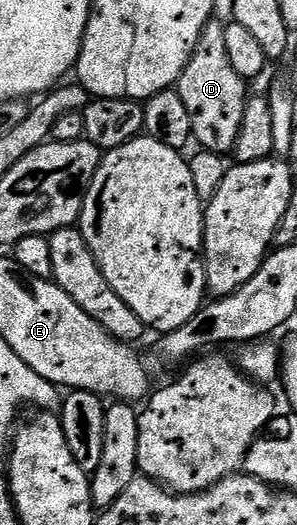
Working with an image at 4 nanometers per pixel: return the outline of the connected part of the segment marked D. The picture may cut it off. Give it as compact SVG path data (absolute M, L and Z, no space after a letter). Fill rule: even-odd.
M209 20L202 30L198 46L180 75L178 91L182 102L186 102L186 110L190 114L190 126L195 143L200 143L199 147L205 152L228 154L235 149L238 130L242 130L242 114L246 114L250 91L248 92L249 85L238 74L238 70L230 66L230 58L226 51L226 27L223 23L219 24L218 20Z

